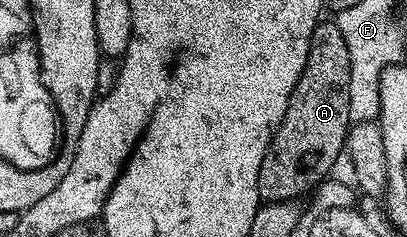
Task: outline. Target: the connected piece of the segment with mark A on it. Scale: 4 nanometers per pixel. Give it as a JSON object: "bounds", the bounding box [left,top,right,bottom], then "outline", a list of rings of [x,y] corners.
{"bounds":[259,19,352,202],"outline":[[[323,19],[311,36],[311,50],[297,79],[297,87],[293,87],[293,95],[289,95],[285,119],[281,119],[281,127],[277,127],[265,151],[259,172],[260,202],[303,199],[303,196],[307,197],[316,186],[330,178],[337,155],[345,152],[347,134],[352,124],[349,113],[349,47],[341,36],[341,27],[337,27],[333,19]]]}

